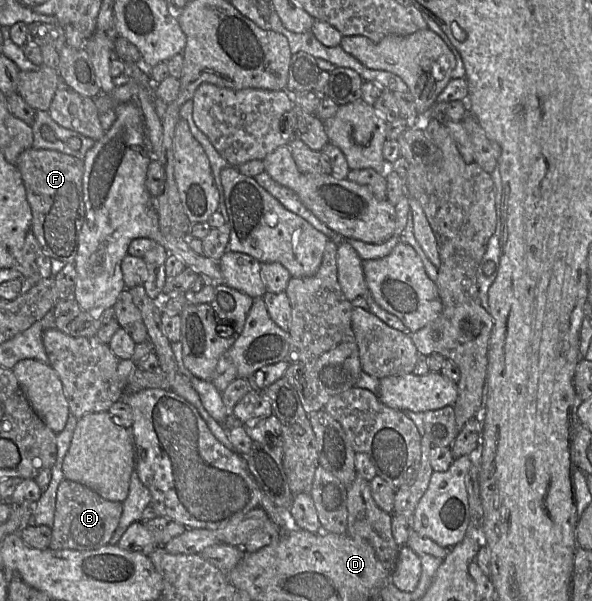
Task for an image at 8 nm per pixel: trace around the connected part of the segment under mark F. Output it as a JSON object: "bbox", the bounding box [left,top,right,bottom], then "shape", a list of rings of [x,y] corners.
{"bbox":[16,147,85,264],"shape":[[[32,147],[19,155],[16,167],[22,176],[32,211],[31,232],[47,256],[64,264],[73,264],[85,218],[83,160],[56,150]]]}

